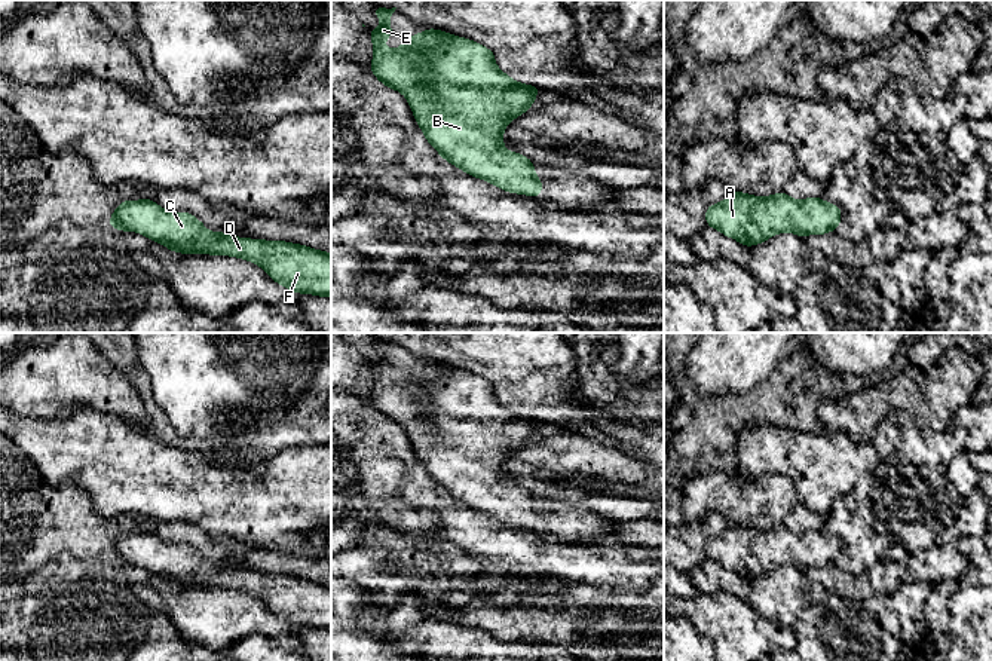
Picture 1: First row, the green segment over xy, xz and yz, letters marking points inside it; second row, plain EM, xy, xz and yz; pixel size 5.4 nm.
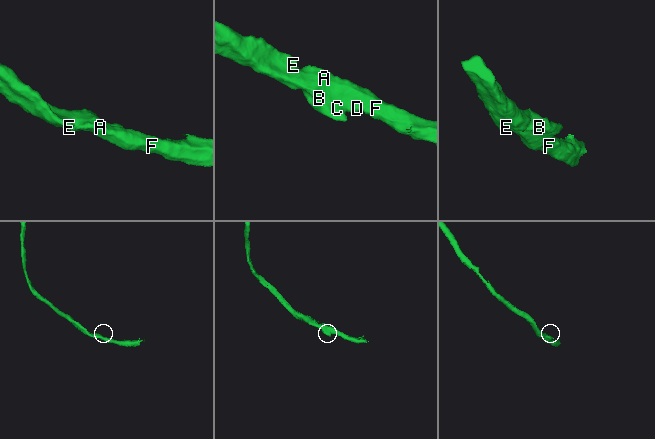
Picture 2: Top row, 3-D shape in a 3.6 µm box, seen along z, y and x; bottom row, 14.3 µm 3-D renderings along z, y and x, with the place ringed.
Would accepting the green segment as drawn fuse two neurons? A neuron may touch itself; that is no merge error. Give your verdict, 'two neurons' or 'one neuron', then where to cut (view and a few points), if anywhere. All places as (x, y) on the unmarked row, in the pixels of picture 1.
one neuron | no cut

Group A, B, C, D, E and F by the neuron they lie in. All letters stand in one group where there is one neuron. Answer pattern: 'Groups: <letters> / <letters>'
Groups: A B C D E F

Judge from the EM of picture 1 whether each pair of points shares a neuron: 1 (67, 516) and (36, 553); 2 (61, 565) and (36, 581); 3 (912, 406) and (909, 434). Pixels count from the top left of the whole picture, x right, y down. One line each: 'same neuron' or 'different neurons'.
1: same neuron
2: same neuron
3: different neurons

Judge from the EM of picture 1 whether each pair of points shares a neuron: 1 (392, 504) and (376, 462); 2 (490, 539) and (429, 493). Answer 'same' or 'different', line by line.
1: different
2: same

